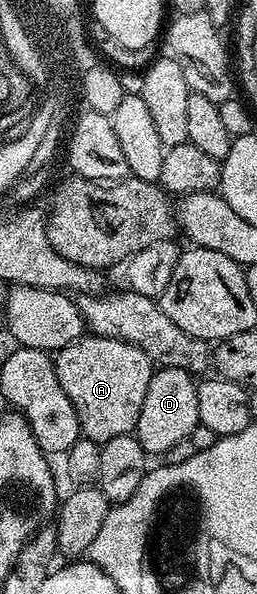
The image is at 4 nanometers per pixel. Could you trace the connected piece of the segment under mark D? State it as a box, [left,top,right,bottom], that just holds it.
[133,367,199,455]

